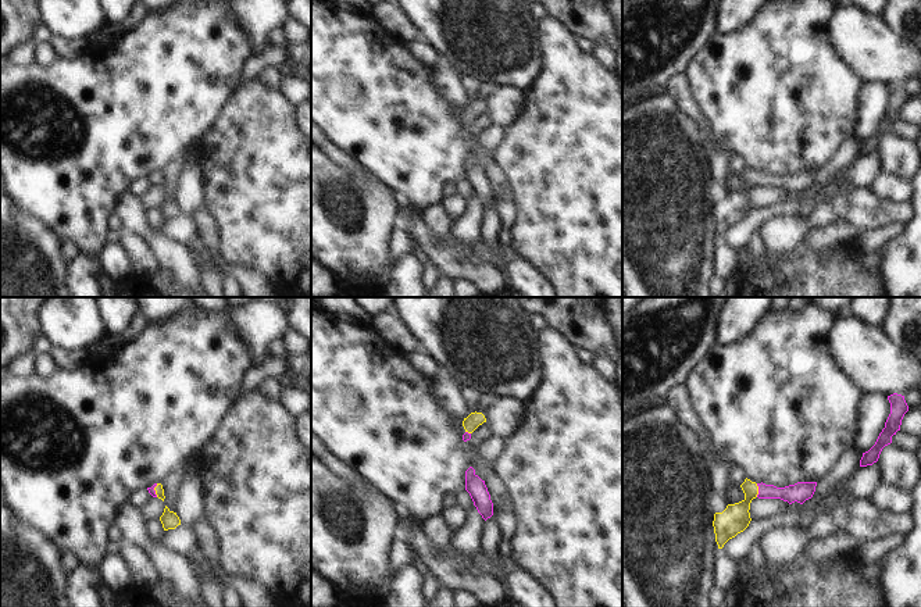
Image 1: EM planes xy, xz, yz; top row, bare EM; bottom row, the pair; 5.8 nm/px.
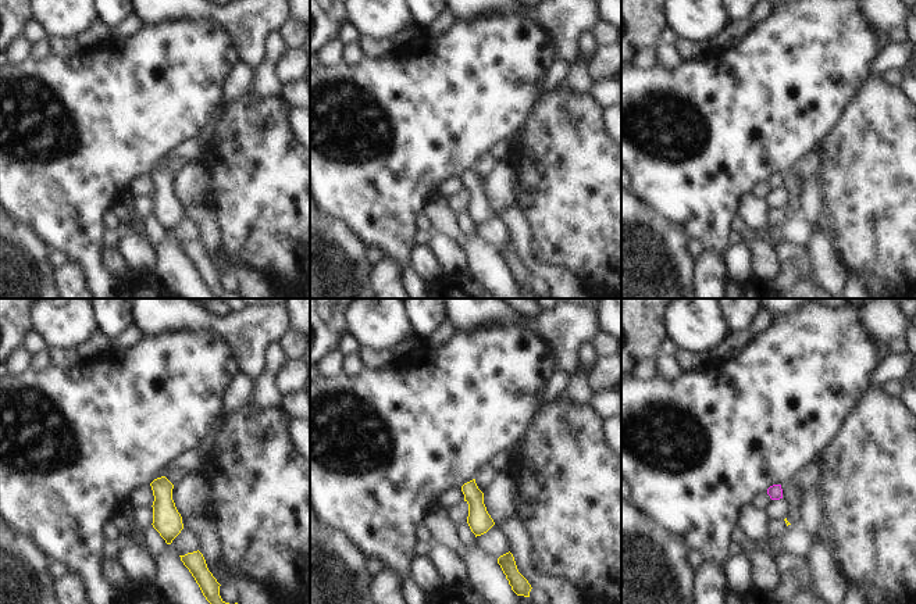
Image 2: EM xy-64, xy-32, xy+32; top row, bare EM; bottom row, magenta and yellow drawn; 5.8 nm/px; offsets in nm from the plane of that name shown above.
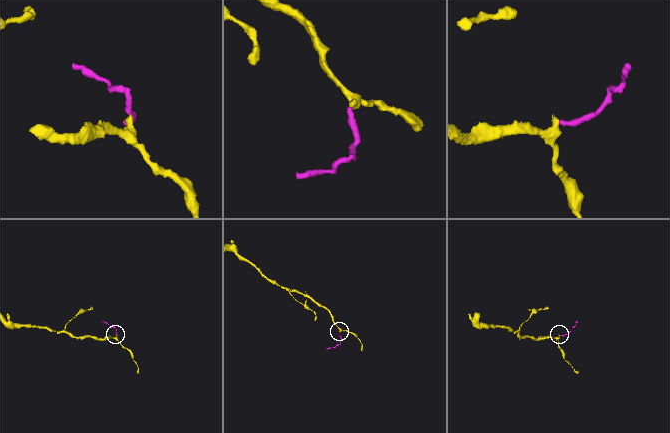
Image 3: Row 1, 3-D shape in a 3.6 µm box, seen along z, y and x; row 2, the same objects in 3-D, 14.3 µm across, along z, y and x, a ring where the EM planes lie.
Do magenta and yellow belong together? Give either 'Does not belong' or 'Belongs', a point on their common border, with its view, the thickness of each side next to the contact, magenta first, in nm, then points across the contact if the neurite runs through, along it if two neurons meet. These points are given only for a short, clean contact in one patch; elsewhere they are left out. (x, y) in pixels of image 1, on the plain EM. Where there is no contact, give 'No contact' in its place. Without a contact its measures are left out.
Belongs. Touches magenta at yz (759, 179). Thickness 120 nm (magenta) against 170 nm. Path across: yz (799, 181), (759, 179), (748, 188), (735, 207).

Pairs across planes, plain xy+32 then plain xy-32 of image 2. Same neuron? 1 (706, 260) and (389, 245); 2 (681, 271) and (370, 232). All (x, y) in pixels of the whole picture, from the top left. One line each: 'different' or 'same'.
1: different
2: different

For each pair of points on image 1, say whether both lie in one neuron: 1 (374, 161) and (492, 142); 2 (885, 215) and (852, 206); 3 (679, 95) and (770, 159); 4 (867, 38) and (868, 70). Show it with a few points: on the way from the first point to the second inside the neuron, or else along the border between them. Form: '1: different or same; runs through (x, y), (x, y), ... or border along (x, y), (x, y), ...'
1: different; border along (477, 136), (478, 145), (492, 156)
2: same; runs through (877, 213), (868, 213), (860, 207)
3: different; border along (688, 79), (692, 96), (709, 121), (716, 139)
4: same; runs through (867, 46), (868, 61)

